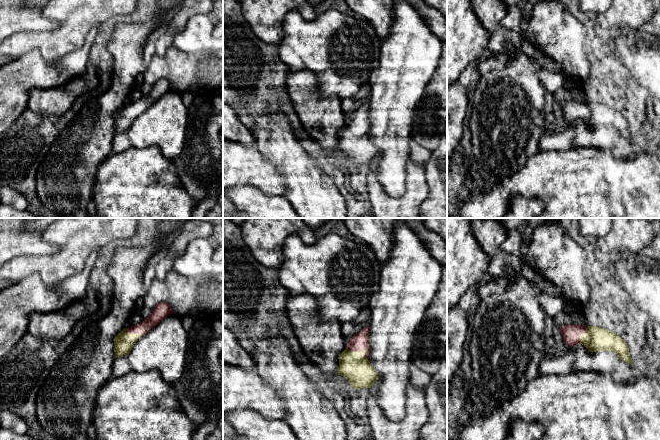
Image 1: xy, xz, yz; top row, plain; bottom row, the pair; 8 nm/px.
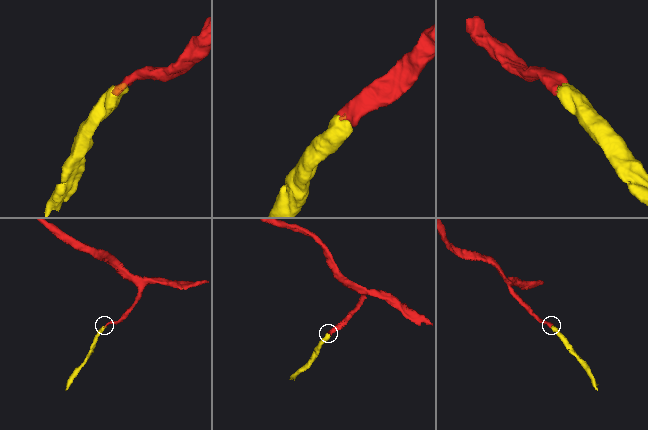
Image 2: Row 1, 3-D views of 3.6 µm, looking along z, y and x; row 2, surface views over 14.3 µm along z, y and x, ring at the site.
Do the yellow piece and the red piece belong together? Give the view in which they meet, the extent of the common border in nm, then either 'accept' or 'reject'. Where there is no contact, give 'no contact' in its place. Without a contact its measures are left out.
xz | 180 nm | accept

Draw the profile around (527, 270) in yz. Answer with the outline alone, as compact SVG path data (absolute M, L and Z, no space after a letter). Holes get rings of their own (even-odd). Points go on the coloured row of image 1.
M521 262L518 263L518 268L524 278L538 285L541 293L547 293L552 297L558 297L561 300L563 299L561 290L540 275L532 264Z

